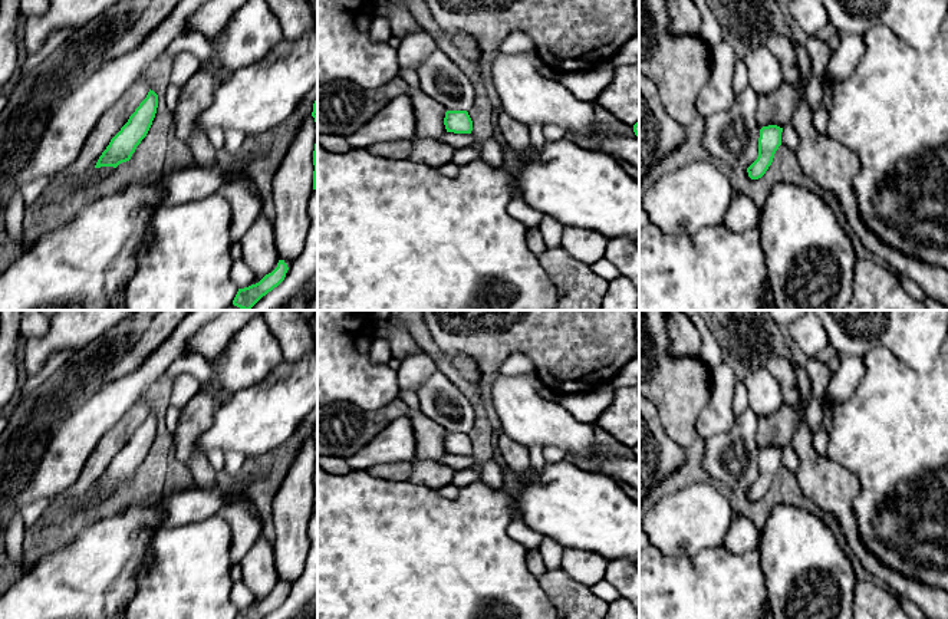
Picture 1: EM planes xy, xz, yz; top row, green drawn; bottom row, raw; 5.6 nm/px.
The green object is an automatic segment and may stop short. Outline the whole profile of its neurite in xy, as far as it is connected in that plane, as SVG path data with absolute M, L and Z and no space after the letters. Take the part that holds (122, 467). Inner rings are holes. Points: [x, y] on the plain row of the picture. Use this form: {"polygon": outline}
{"polygon": "M145 401L136 402L103 434L76 480L55 506L83 500L93 490L113 488L131 481L136 468L147 458L158 429L158 416Z"}

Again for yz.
{"polygon": "M796 368L796 382L800 394L800 404L791 406L781 404L777 412L760 418L757 427L757 445L760 448L758 478L747 490L751 501L761 500L773 484L774 475L781 467L783 448L791 444L793 435L806 418L810 398L810 378L804 368Z"}

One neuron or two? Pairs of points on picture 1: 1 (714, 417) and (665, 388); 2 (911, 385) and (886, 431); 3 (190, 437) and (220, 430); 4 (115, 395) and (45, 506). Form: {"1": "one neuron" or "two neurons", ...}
{"1": "two neurons", "2": "one neuron", "3": "two neurons", "4": "two neurons"}

